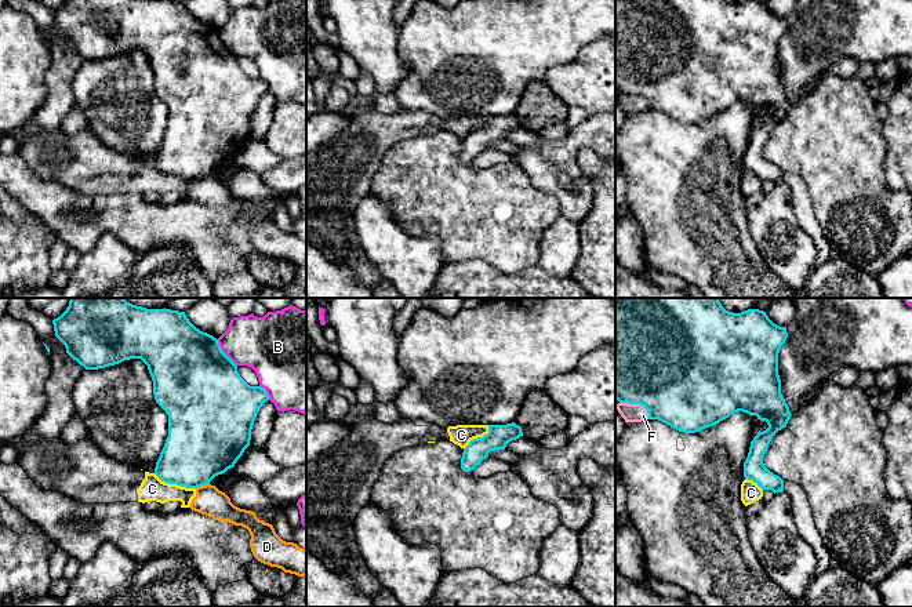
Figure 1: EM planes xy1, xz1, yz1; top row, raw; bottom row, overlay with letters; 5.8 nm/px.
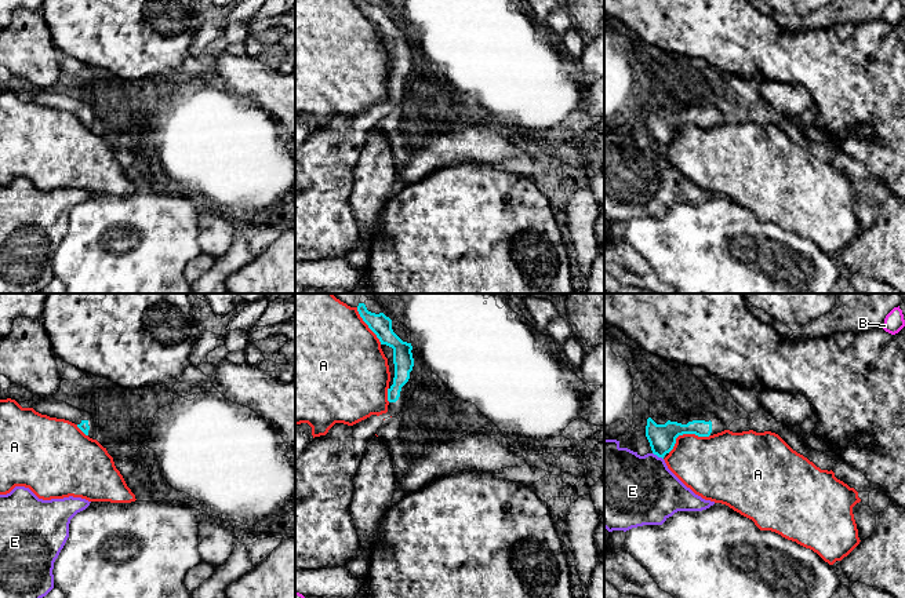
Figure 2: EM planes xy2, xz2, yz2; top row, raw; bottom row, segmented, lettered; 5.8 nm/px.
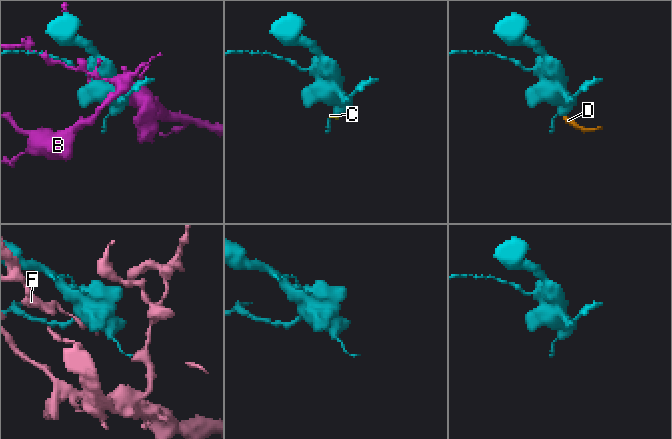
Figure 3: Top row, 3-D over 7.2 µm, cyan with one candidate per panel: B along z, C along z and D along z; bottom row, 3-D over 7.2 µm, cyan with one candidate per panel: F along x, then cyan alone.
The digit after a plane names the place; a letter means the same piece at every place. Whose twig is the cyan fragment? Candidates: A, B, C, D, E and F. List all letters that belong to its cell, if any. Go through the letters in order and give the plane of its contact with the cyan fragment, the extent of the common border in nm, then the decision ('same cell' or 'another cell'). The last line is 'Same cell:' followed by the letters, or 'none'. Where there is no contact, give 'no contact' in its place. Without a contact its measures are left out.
A: contact in yz2; length 260 nm; another cell
B: contact in xy1; length 200 nm; another cell
C: contact in xy1; length 260 nm; another cell
D: contact in xy1; length 90 nm; another cell
E: contact in yz2; length 80 nm; another cell
F: contact in yz1; length 200 nm; another cell
Same cell: none

